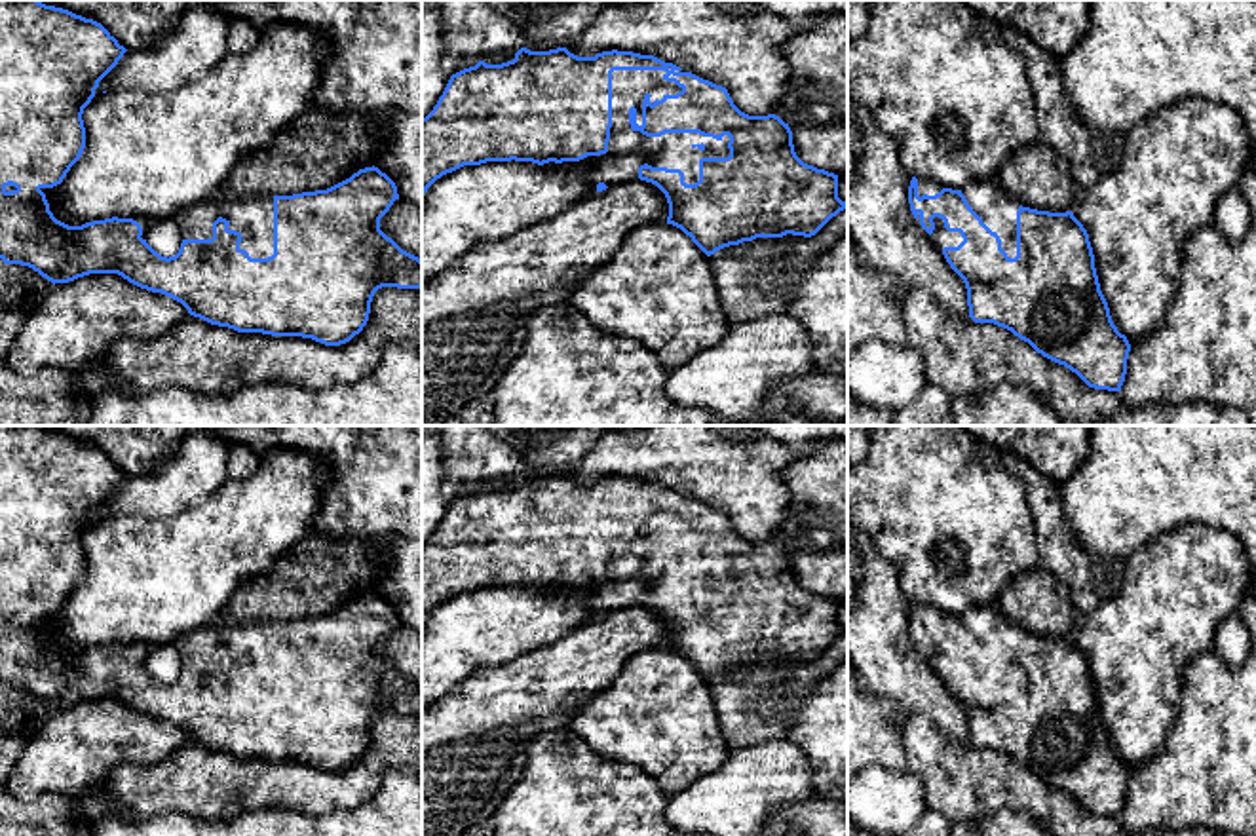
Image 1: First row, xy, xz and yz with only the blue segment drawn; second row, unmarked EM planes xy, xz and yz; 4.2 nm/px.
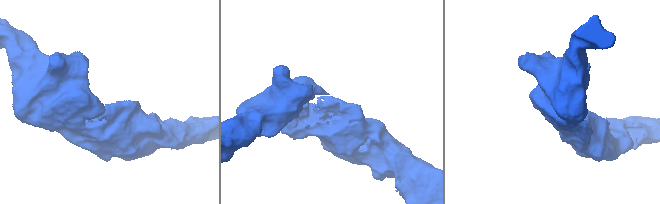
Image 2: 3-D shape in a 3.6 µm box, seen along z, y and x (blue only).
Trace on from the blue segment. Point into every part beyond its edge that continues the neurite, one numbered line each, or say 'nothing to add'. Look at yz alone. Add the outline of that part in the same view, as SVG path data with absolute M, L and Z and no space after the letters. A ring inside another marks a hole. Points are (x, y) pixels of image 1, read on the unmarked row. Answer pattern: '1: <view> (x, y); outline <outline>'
1: yz (998, 635); outline M982 604L961 614L971 635L999 661L1009 684L1017 682L1017 636L1028 633L1005 618L998 604Z

